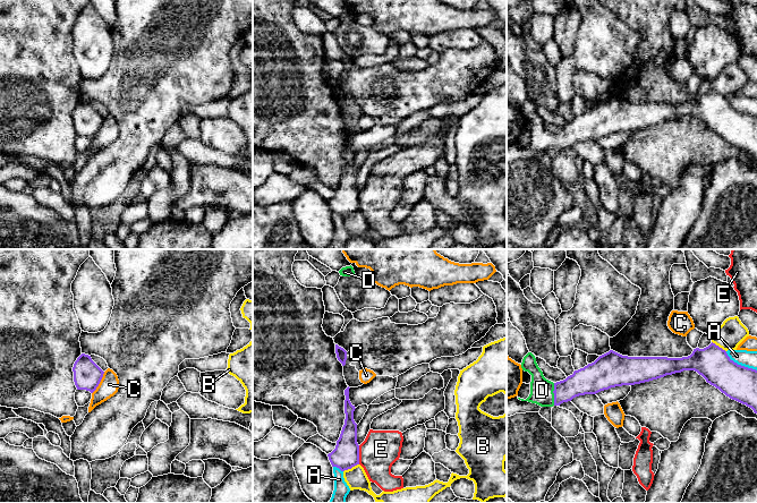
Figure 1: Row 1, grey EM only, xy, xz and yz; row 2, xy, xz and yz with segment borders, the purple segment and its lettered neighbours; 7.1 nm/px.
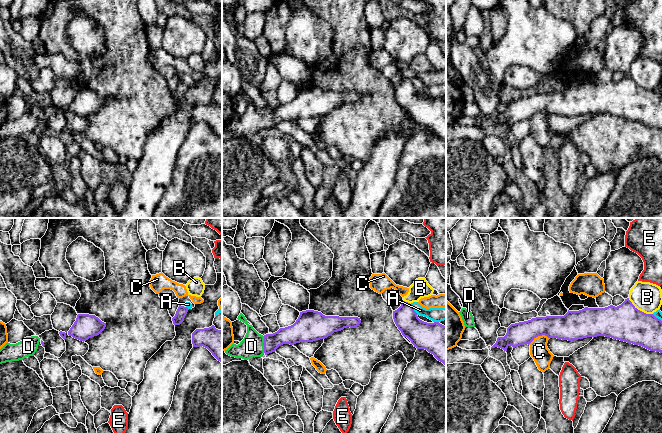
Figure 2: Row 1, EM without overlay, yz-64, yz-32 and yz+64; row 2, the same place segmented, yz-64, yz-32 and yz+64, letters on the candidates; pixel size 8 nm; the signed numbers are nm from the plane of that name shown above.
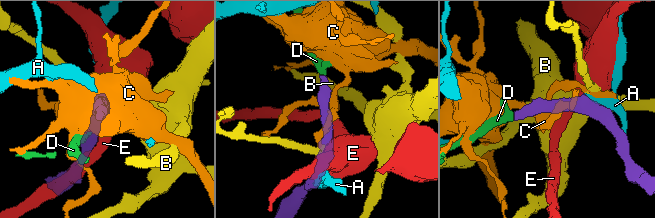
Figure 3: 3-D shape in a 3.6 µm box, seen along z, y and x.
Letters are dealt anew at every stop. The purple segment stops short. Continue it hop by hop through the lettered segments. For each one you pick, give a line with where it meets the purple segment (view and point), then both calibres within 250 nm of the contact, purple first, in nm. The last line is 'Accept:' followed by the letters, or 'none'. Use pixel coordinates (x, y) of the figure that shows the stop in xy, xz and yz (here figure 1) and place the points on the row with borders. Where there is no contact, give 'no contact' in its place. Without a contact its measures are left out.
D: yz (554, 394) | 190/160 nm
Accept: D

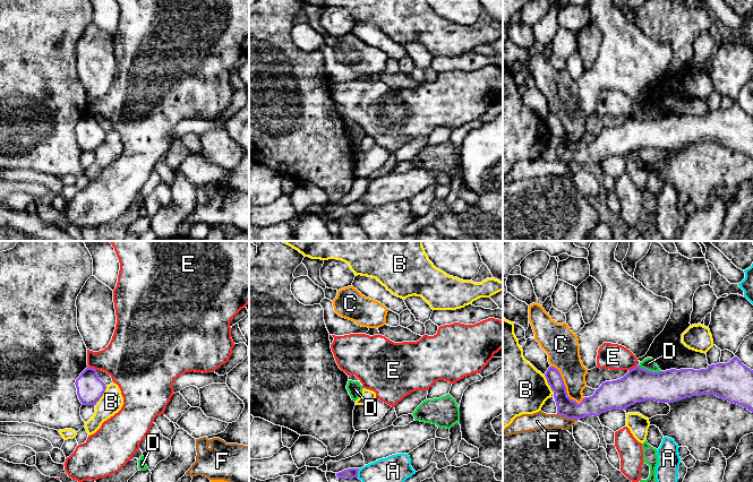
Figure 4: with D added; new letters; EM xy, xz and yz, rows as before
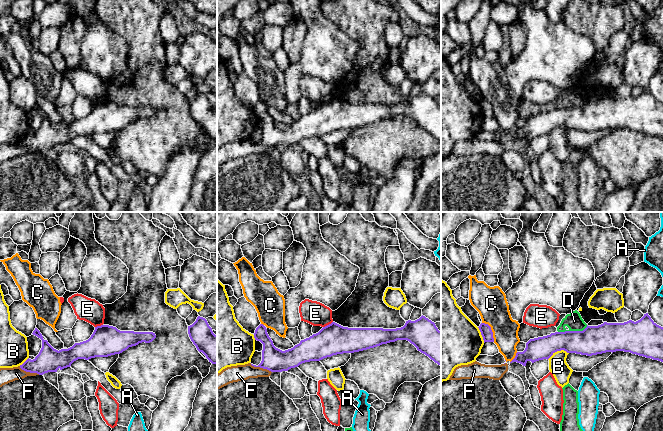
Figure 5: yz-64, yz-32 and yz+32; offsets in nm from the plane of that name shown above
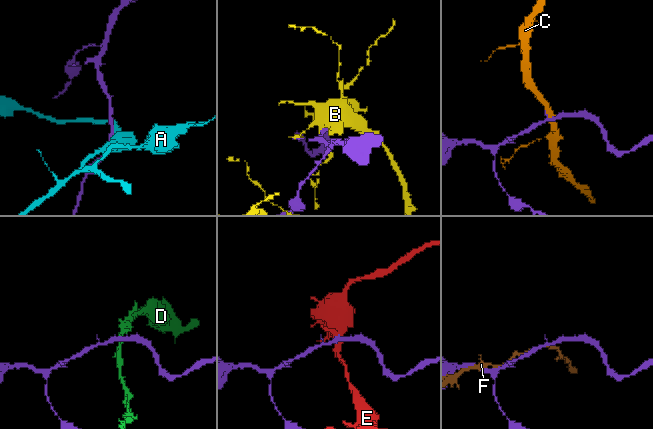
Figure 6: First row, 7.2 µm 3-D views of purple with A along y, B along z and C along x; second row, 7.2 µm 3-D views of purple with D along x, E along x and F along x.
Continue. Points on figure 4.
Accept: none

